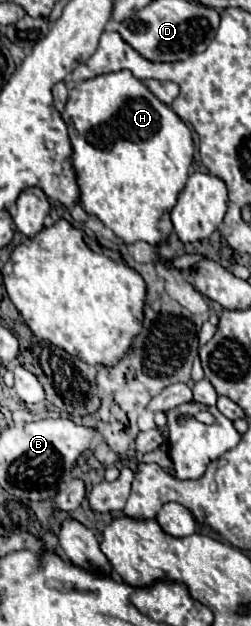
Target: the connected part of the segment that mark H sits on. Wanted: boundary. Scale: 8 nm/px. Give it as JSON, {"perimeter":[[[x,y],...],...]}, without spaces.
{"perimeter":[[[118,70],[100,74],[90,80],[78,82],[68,96],[62,120],[68,126],[72,142],[72,166],[76,170],[76,182],[80,190],[80,204],[88,214],[98,216],[124,244],[144,240],[152,246],[160,246],[174,232],[170,210],[178,202],[178,194],[184,190],[188,168],[192,166],[192,134],[178,114],[160,102],[142,80],[134,78],[130,70]]]}

